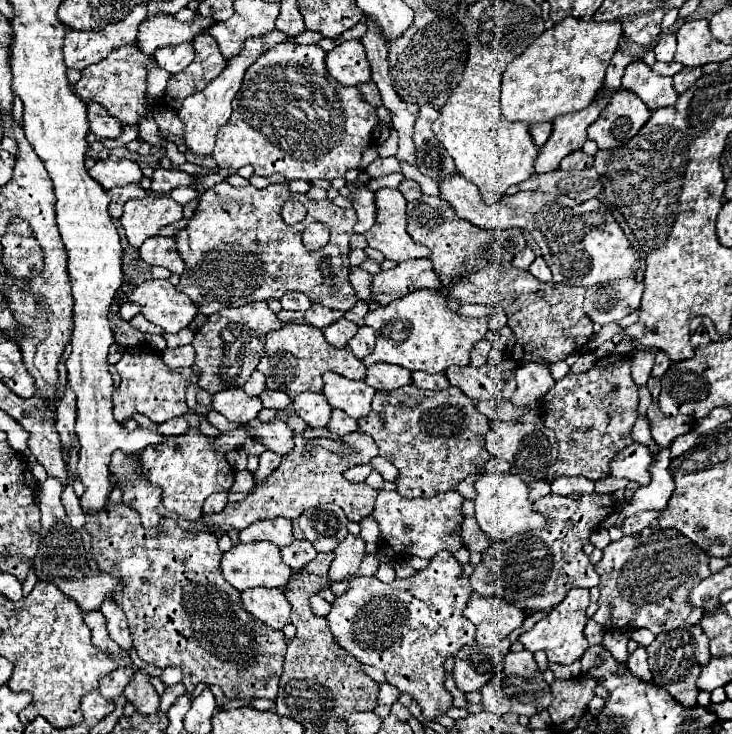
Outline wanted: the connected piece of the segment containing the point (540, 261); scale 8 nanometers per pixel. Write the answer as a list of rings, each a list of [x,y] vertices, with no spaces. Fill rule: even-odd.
[[[537,257],[537,259],[531,263],[529,271],[531,271],[539,281],[551,281],[551,271],[549,271],[549,267],[547,267],[547,263],[545,263],[543,257]]]

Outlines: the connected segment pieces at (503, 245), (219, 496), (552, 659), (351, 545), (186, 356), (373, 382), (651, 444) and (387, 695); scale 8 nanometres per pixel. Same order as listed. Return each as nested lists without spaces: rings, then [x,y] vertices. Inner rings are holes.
[[[423,195],[407,203],[407,233],[421,245],[429,247],[431,263],[441,283],[447,287],[453,279],[467,277],[489,263],[509,263],[513,255],[523,249],[525,237],[519,229],[509,231],[487,231],[471,225],[469,221],[457,217],[449,203],[443,203],[439,197]]]
[[[211,493],[207,499],[205,499],[205,505],[203,505],[203,513],[205,515],[213,515],[213,513],[221,513],[223,507],[227,505],[227,495],[229,493]]]
[[[571,589],[571,593],[567,593],[567,597],[553,607],[553,611],[549,613],[549,617],[541,619],[533,629],[525,631],[519,635],[519,641],[523,643],[523,647],[527,651],[545,651],[549,663],[559,663],[559,665],[571,665],[573,661],[581,659],[583,653],[587,651],[589,643],[585,639],[585,625],[587,625],[587,615],[585,609],[589,607],[589,591],[585,589]]]
[[[349,533],[335,549],[335,559],[329,569],[331,581],[343,581],[347,575],[357,573],[363,555],[365,555],[365,541]]]
[[[187,345],[187,347],[175,347],[175,349],[165,349],[161,353],[163,361],[177,369],[177,367],[191,367],[193,365],[193,345]]]
[[[371,365],[367,369],[365,383],[377,391],[393,391],[403,385],[411,385],[411,371],[399,369],[399,365]]]
[[[637,419],[635,427],[633,427],[633,439],[635,439],[637,443],[645,445],[645,447],[651,451],[651,455],[653,455],[653,457],[657,457],[657,455],[659,455],[661,447],[659,447],[659,445],[655,445],[655,441],[653,441],[653,437],[651,437],[651,433],[649,433],[647,419]]]
[[[381,683],[381,689],[379,689],[379,703],[381,705],[393,705],[397,703],[401,691],[389,683]]]

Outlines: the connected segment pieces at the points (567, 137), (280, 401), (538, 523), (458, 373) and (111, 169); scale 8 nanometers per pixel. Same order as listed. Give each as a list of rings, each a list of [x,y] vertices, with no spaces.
[[[599,93],[597,99],[587,109],[567,117],[557,117],[553,121],[551,137],[539,149],[539,155],[535,161],[535,173],[549,173],[559,169],[559,163],[563,161],[563,157],[581,149],[583,143],[587,141],[587,127],[599,117],[599,113],[603,111],[603,107],[607,107],[609,101],[611,101],[611,95]]]
[[[265,391],[259,399],[267,409],[275,409],[275,411],[283,411],[291,405],[291,399],[279,391]]]
[[[485,473],[475,483],[475,519],[481,531],[493,541],[505,541],[517,533],[541,529],[545,517],[533,511],[533,503],[529,501],[529,487],[517,475],[499,475],[499,473]]]
[[[493,365],[451,367],[445,371],[445,375],[449,377],[449,383],[453,387],[459,387],[473,401],[495,399],[503,385],[503,373]]]
[[[113,155],[97,161],[95,167],[89,169],[89,175],[105,189],[123,187],[129,183],[139,183],[143,179],[143,173],[135,161],[119,159]]]

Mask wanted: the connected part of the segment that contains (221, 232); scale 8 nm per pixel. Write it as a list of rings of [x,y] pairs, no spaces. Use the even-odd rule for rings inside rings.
[[[227,181],[217,183],[203,193],[189,225],[175,235],[179,255],[187,265],[177,291],[185,293],[203,315],[253,301],[281,299],[289,291],[301,291],[313,303],[321,303],[329,309],[349,311],[357,303],[357,295],[349,285],[349,239],[355,223],[357,213],[353,207],[341,209],[329,199],[313,201],[307,195],[291,193],[287,183],[275,183],[265,189],[251,185],[231,187]],[[287,199],[301,201],[307,207],[305,217],[309,219],[297,225],[285,225],[279,211]],[[311,217],[321,217],[321,223],[331,229],[331,243],[315,253],[307,251],[301,243],[301,233]],[[323,259],[329,261],[331,277],[319,271]]]

